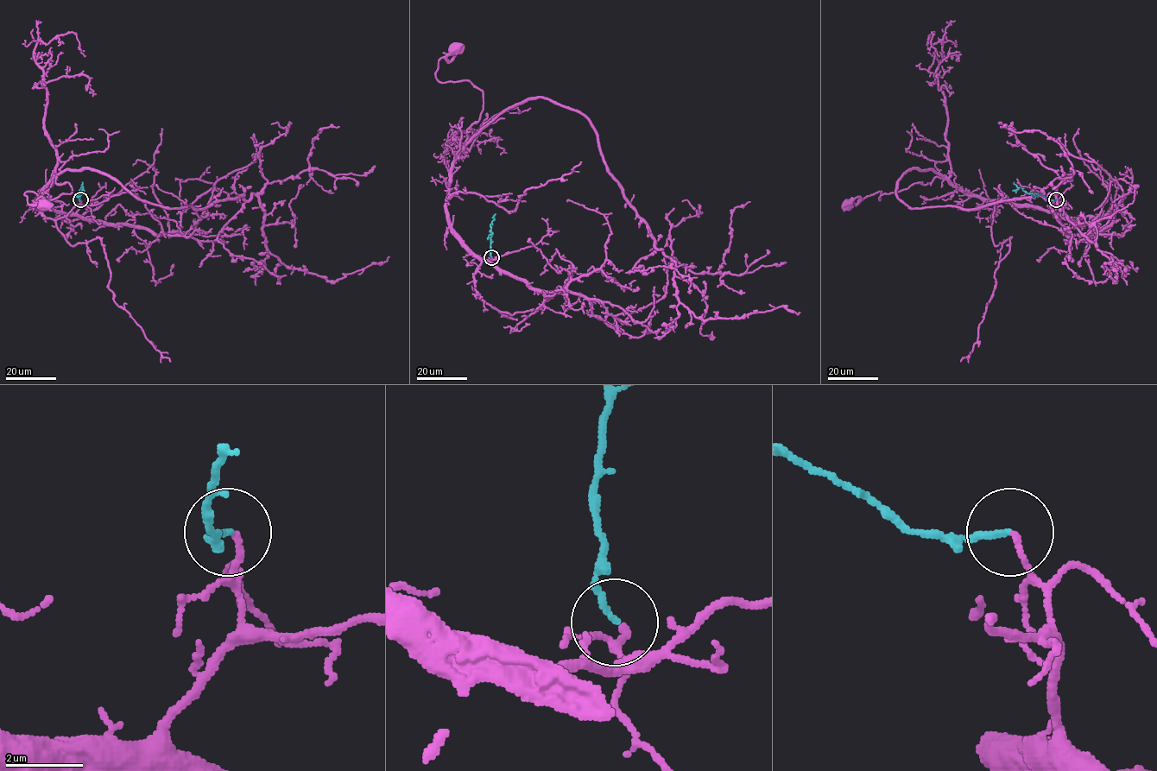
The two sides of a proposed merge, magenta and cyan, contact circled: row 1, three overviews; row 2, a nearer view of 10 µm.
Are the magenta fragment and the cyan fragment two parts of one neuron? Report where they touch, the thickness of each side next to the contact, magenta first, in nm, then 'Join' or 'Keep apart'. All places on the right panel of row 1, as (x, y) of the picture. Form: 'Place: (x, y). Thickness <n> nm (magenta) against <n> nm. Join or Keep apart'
Place: (1056, 199). Thickness 140 nm (magenta) against 150 nm. Join

